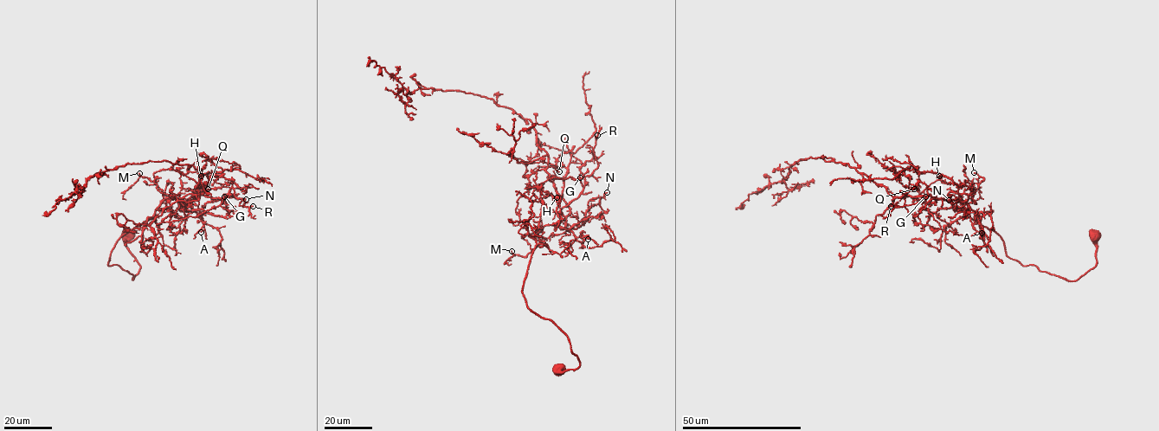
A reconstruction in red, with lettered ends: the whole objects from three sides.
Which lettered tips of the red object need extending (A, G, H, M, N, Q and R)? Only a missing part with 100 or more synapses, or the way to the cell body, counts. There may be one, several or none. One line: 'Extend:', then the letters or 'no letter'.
Extend: Q

